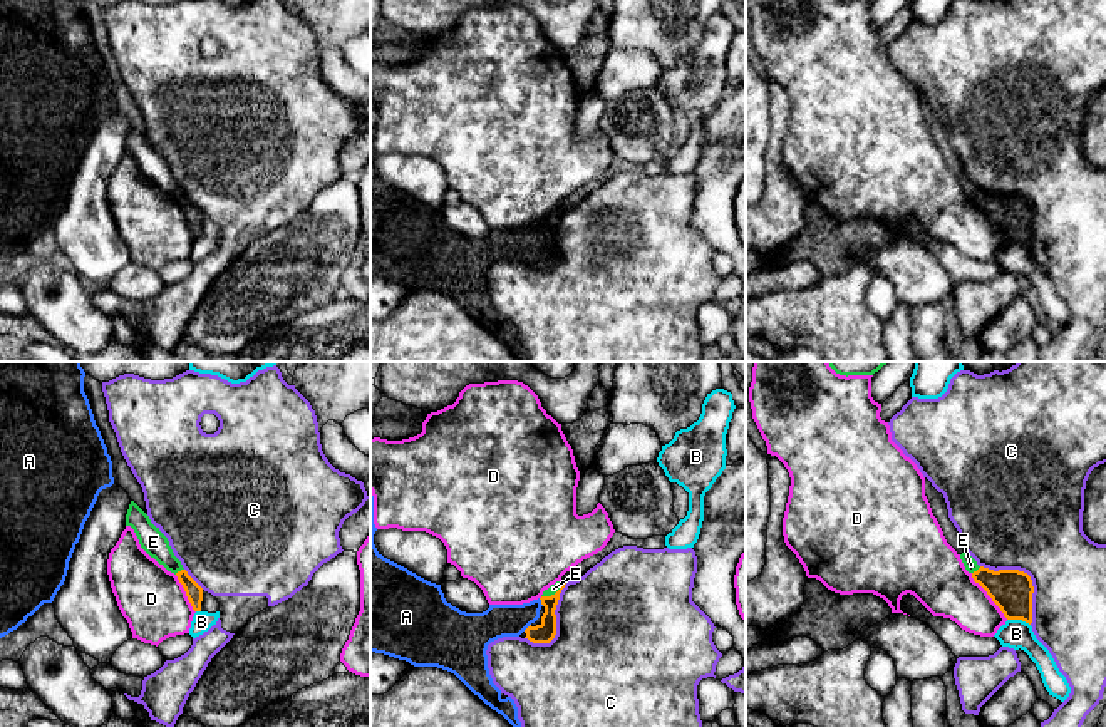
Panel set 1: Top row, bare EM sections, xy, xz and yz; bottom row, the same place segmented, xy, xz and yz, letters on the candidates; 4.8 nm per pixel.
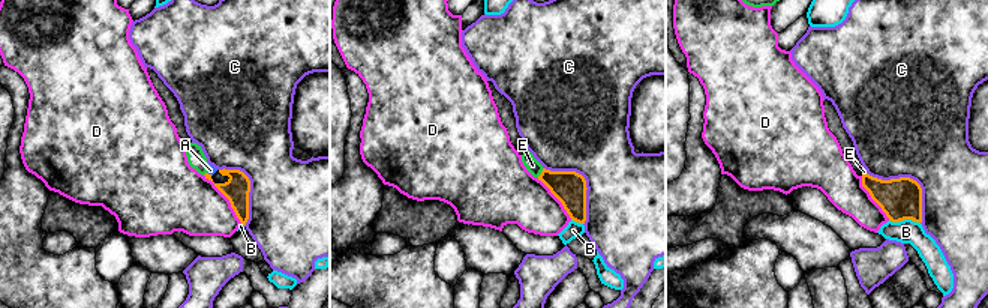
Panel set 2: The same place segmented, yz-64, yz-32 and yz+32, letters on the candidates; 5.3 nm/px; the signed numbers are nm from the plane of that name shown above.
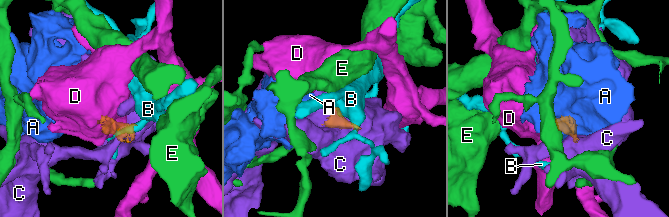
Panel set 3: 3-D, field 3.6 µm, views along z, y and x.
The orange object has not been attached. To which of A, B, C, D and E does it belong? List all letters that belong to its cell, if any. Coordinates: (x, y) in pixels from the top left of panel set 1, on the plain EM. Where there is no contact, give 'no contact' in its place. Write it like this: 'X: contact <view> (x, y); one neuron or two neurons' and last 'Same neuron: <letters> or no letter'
A: contact xz (542, 226); one neuron
B: contact yz (1019, 243); two neurons
C: contact yz (1029, 201); two neurons
D: contact yz (989, 220); two neurons
E: contact xy (178, 196); two neurons
Same neuron: A

